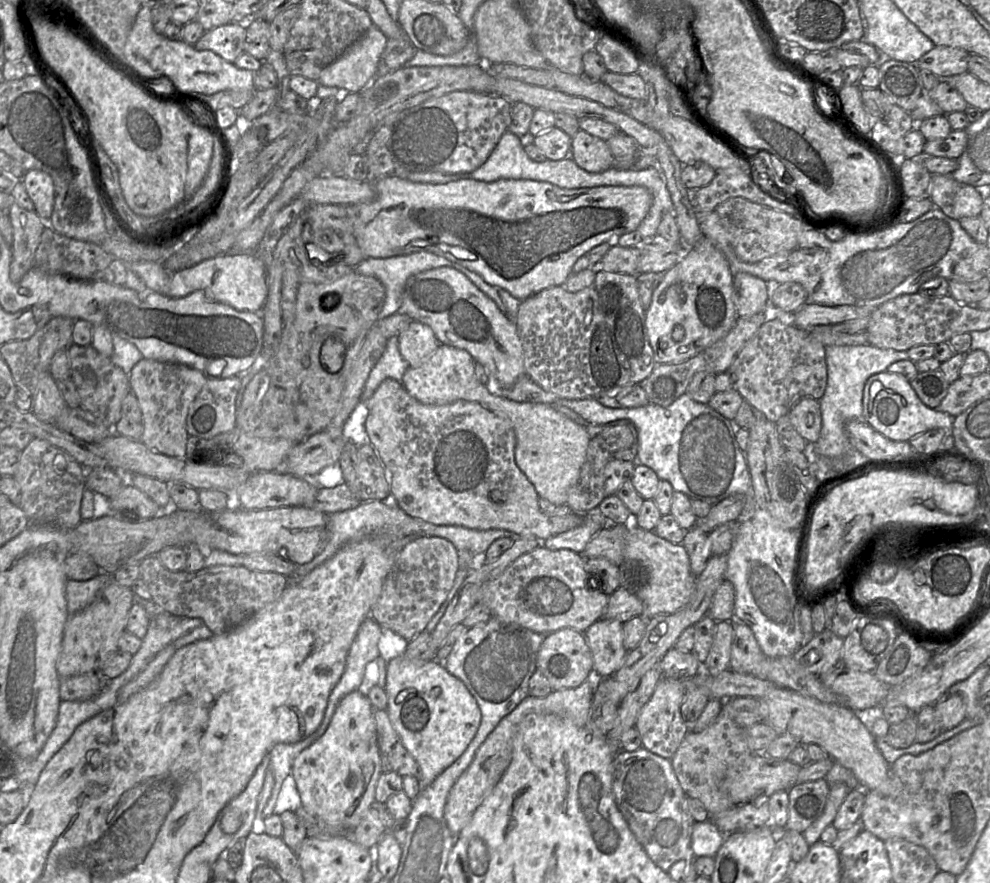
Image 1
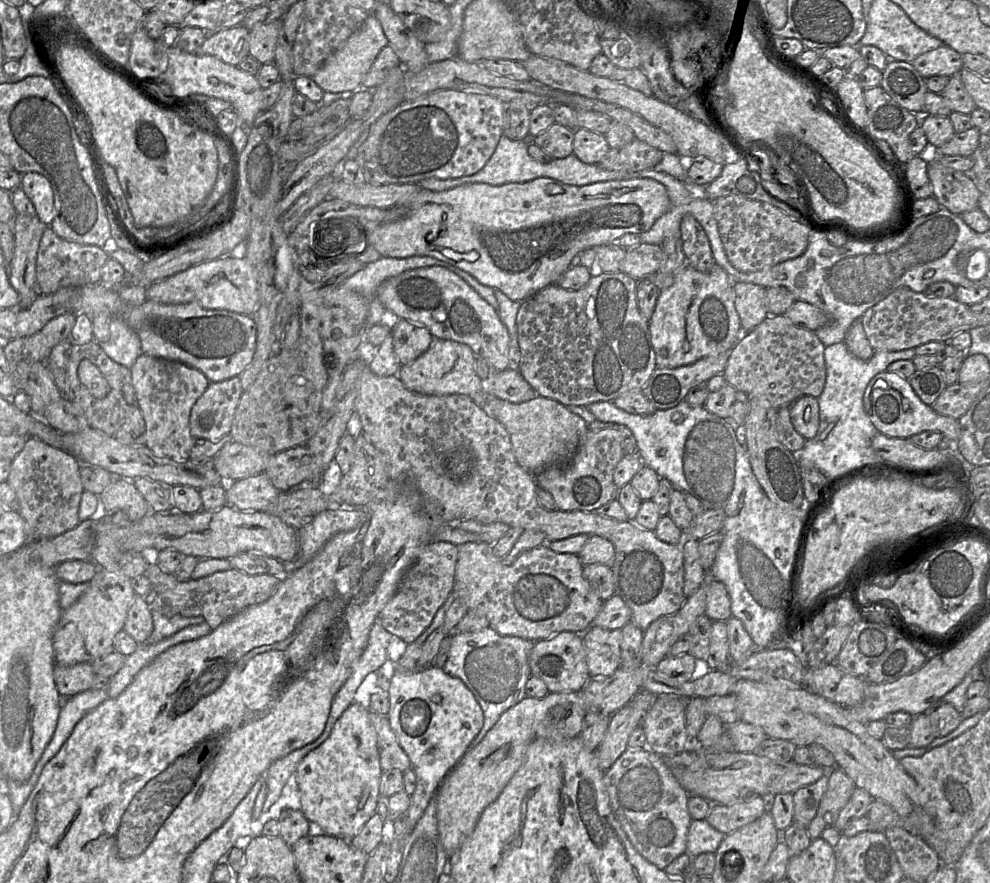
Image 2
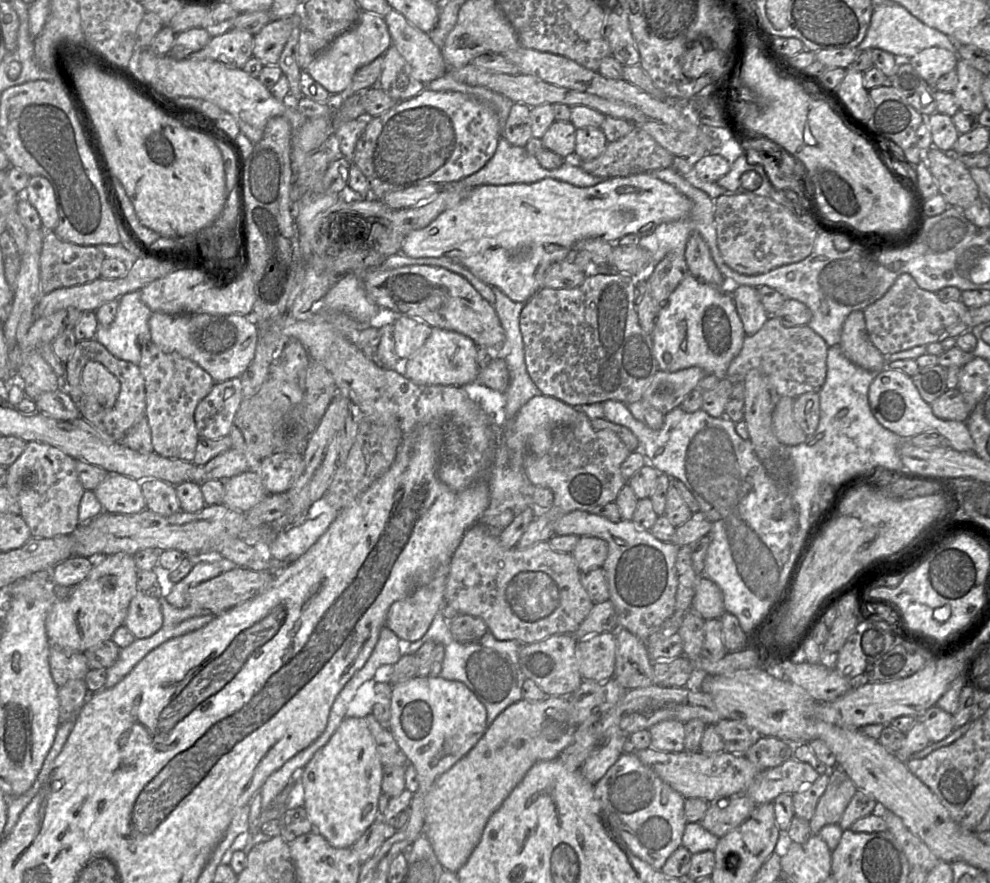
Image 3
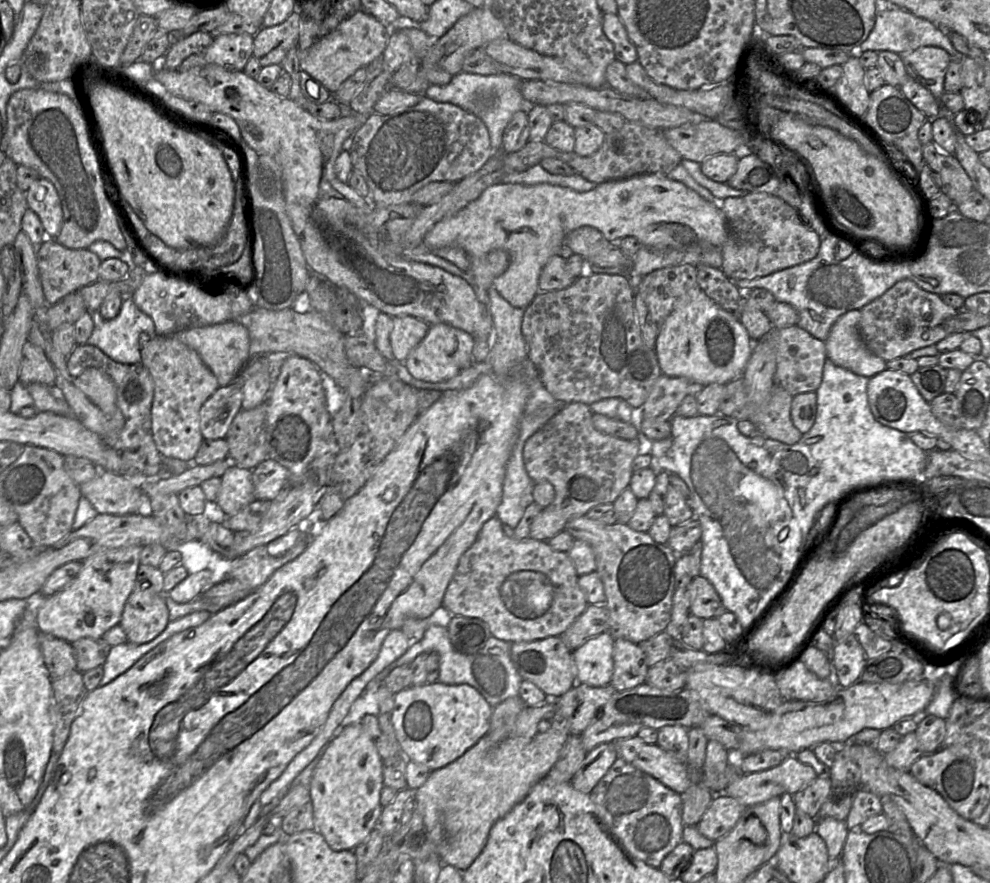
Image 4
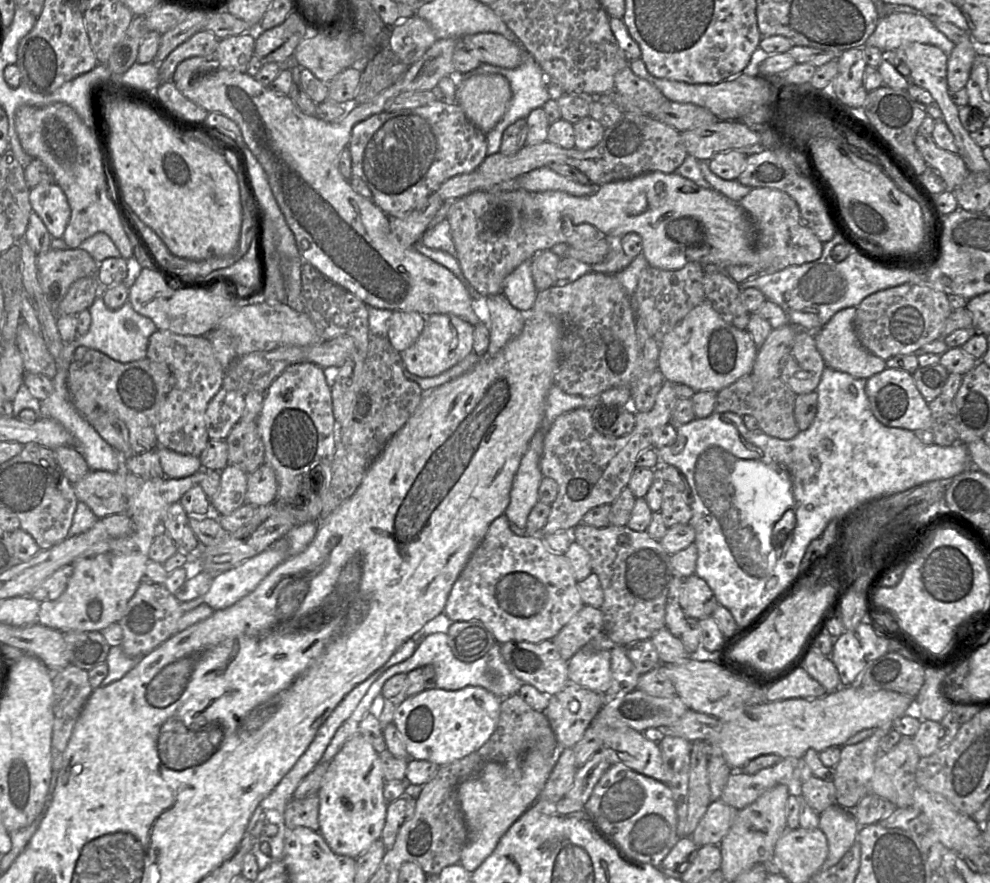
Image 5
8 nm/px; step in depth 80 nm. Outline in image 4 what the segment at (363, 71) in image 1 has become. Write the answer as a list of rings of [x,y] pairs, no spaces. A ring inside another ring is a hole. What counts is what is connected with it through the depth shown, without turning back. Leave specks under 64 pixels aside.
[[[364,10],[343,20],[331,33],[317,40],[310,48],[300,50],[300,68],[323,84],[332,94],[358,69],[365,68],[383,55],[390,36],[390,27]]]

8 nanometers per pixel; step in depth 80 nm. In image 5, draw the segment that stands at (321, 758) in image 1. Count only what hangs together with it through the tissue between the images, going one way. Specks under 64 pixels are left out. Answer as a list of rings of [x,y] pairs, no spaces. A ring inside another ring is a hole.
[[[361,735],[349,738],[329,761],[318,790],[319,832],[330,849],[356,859],[381,838],[388,803],[383,794],[384,775],[379,753]]]

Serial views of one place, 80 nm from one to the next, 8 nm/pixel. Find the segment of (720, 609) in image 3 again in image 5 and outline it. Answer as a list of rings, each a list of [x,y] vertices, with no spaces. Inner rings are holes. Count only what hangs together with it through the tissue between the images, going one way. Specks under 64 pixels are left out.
[[[696,574],[683,579],[681,606],[686,617],[697,620],[712,616],[718,601],[705,580]]]

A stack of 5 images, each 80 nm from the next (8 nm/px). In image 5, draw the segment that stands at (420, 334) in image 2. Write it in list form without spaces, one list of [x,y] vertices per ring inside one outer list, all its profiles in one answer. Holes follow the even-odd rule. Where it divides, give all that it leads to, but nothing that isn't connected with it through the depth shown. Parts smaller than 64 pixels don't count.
[[[393,311],[388,339],[400,353],[409,348],[420,336],[426,317],[418,312]]]

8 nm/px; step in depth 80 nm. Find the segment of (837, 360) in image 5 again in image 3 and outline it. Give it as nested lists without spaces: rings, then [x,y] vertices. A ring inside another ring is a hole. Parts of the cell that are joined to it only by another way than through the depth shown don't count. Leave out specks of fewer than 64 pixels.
[[[863,311],[851,312],[844,321],[839,346],[853,364],[870,372],[885,369],[884,355],[872,344],[867,333]]]

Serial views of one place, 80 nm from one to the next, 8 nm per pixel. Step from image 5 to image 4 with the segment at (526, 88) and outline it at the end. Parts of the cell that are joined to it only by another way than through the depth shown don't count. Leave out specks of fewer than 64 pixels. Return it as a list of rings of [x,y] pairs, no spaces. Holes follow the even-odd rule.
[[[461,71],[460,73],[455,74],[452,77],[450,83],[447,85],[440,86],[440,85],[431,84],[424,92],[424,96],[437,102],[446,102],[446,103],[455,104],[478,116],[485,123],[488,129],[491,146],[493,148],[495,155],[495,154],[505,153],[502,150],[503,134],[506,126],[512,119],[513,115],[521,110],[528,112],[528,109],[533,105],[540,105],[540,104],[531,104],[523,97],[521,93],[522,81],[523,80],[521,80],[517,76],[507,73],[499,73],[494,75],[479,75],[479,74],[467,73]]]

